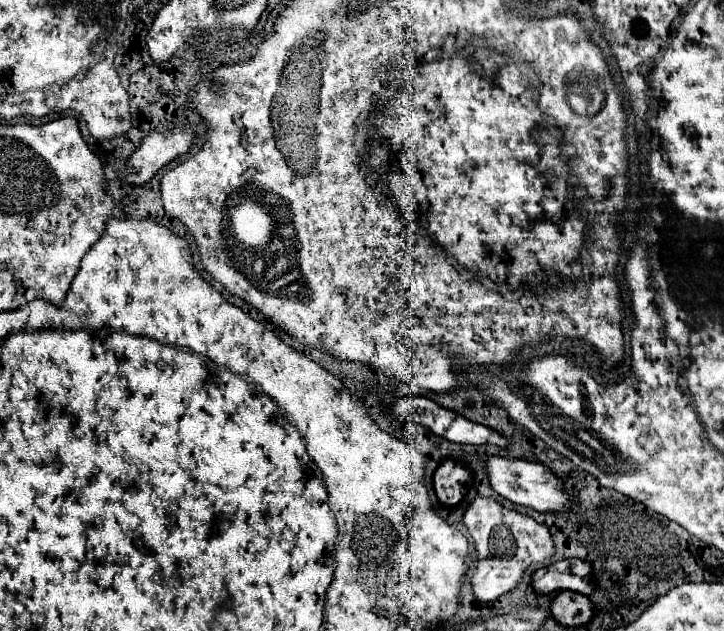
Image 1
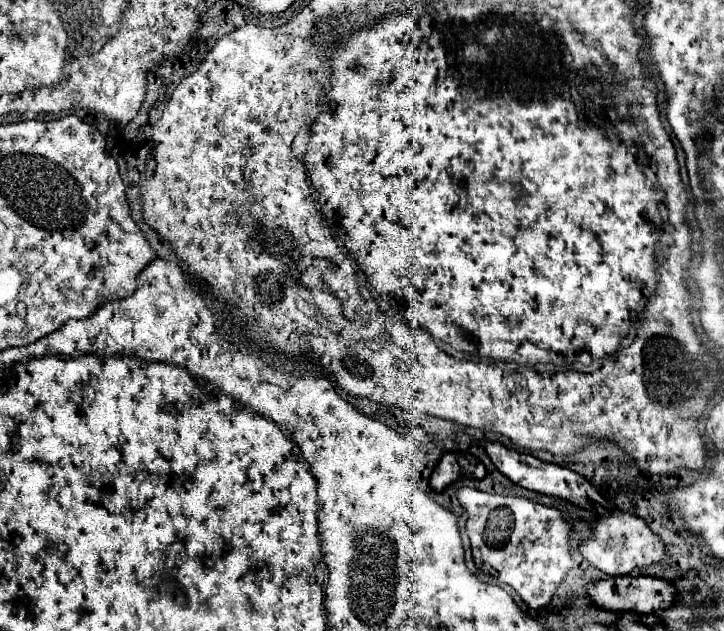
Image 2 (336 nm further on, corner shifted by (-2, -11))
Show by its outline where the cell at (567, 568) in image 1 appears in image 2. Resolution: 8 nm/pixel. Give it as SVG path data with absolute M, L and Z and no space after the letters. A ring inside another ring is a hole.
M620 576L620 578L610 578L596 582L588 588L590 598L596 606L606 608L606 610L616 610L616 612L636 612L636 614L650 614L656 610L670 608L676 600L676 588L668 580L662 578L652 578L652 576Z

